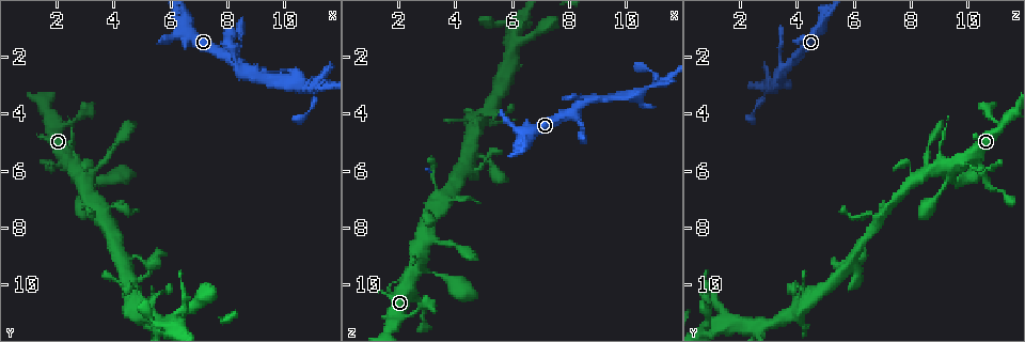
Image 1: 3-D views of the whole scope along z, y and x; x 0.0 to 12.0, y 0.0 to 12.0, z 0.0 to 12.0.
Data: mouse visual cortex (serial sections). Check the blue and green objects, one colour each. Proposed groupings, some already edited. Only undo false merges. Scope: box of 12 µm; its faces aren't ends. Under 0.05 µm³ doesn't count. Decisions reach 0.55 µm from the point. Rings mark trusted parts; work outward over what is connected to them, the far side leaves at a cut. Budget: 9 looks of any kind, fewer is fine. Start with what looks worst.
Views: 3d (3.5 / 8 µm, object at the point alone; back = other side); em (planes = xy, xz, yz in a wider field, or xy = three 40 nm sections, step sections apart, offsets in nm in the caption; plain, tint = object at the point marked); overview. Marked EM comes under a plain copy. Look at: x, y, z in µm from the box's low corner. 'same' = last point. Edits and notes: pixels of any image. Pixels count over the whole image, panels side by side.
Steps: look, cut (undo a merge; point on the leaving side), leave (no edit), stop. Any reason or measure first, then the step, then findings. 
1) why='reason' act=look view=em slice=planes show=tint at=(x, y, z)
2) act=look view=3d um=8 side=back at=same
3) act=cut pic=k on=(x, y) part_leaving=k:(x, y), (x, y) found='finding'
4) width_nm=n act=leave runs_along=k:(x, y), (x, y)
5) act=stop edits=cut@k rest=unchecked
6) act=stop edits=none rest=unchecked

why='two arms in line, one across' act=look view=3d um=3.5 side=back at=(10.7, 3.0, 3.1)

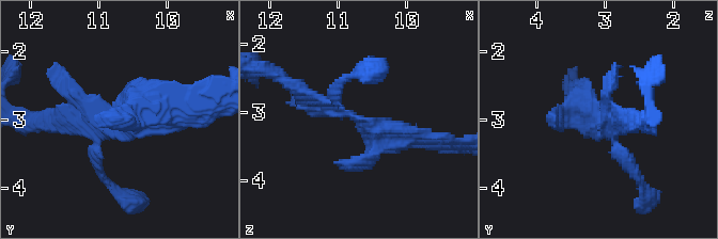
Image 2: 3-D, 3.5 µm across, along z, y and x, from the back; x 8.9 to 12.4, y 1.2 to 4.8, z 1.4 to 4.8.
why='shape alone is not enough' act=look view=em slice=xy step=2 show=tint at=(10.75, 3.05, 3.10)

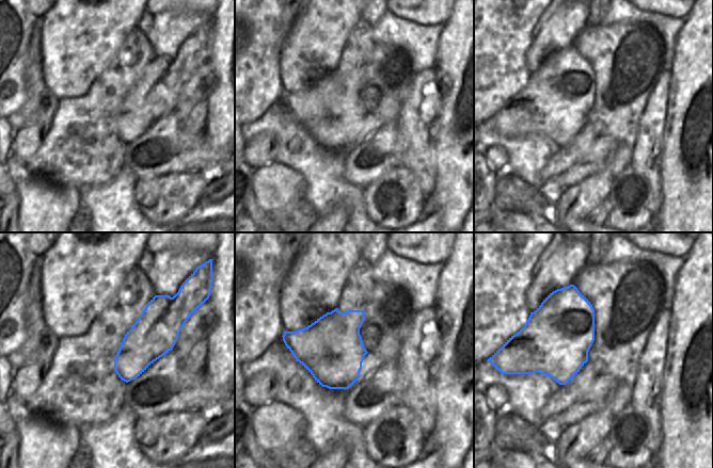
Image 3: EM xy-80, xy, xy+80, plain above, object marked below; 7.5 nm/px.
act=look view=em slice=xy step=1 show=tint at=same

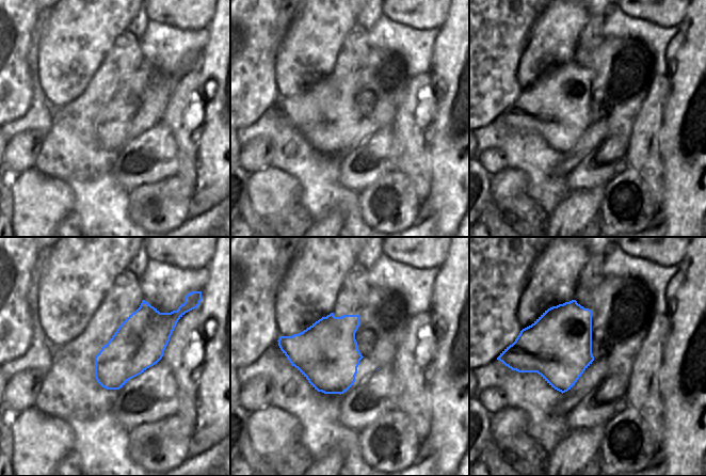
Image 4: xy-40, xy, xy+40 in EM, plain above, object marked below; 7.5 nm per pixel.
act=leave runs_along=2:(422, 138), (386, 138), (294, 86) found='one cell here'

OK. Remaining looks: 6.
why='thin neck' act=look view=3d um=8 at=(8.5, 1.4, 4.5)

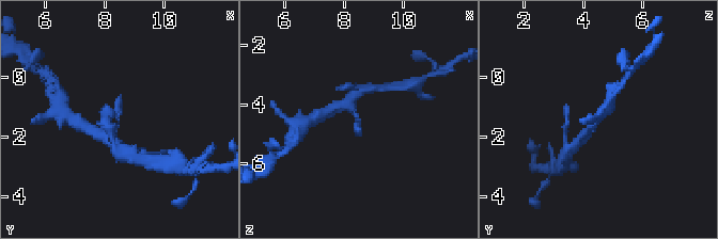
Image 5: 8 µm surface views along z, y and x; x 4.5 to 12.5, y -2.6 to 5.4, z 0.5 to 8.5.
why='zoom in' act=look view=3d um=3.5 at=(8.4, 1.5, 4.5)

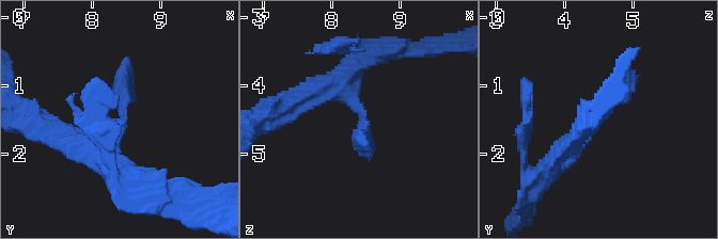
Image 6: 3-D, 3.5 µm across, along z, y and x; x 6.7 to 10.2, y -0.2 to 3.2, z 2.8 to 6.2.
act=look view=em slice=xy step=3 show=tint at=(8.45, 1.45, 4.45)

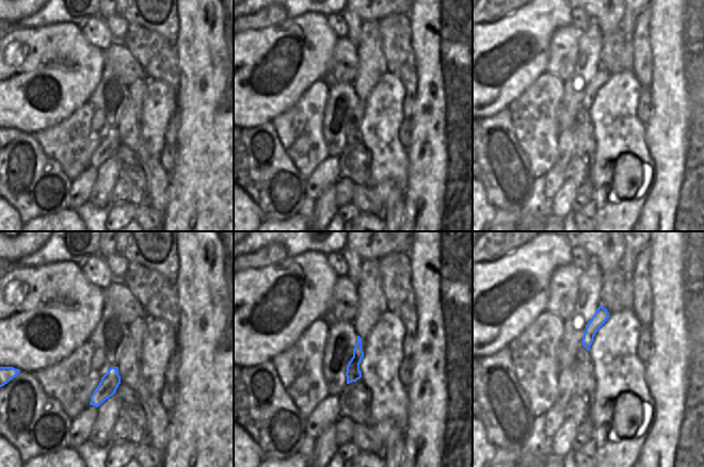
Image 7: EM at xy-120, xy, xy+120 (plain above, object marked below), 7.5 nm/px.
width_nm=120 act=leave runs_along=7:(601, 309), (587, 344) found='one cell here'

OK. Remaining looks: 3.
why='three-way junction' act=look view=3d um=3.5 at=(2.9, 6.1, 8.5)

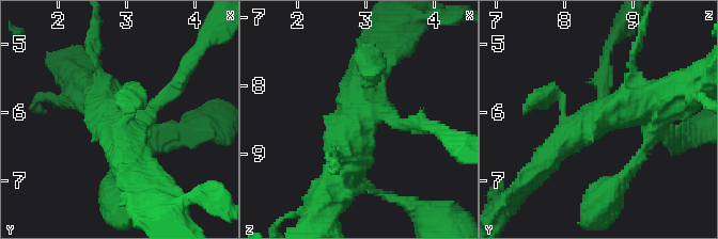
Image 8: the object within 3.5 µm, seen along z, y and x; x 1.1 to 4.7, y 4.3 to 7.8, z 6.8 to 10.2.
act=look view=em slice=xy step=3 show=tint at=(2.90, 6.05, 8.50)

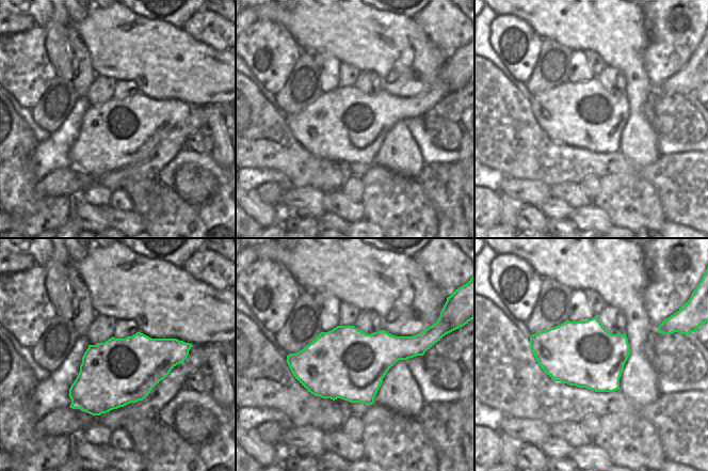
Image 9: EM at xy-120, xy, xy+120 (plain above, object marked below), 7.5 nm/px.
why='another direction' act=look view=em slice=planes show=tint at=same

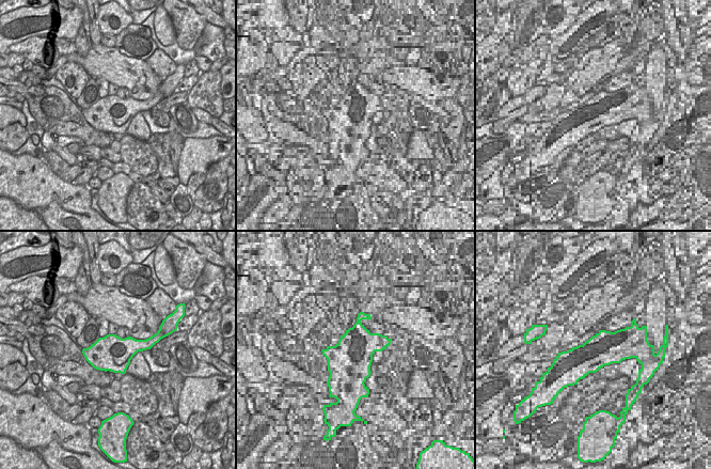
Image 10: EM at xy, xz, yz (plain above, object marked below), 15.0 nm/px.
act=leave runs_along=8:(658, 100), (604, 114), (543, 163) found='one cell here'

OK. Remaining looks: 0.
act=stop edits=none rest=unchecked

